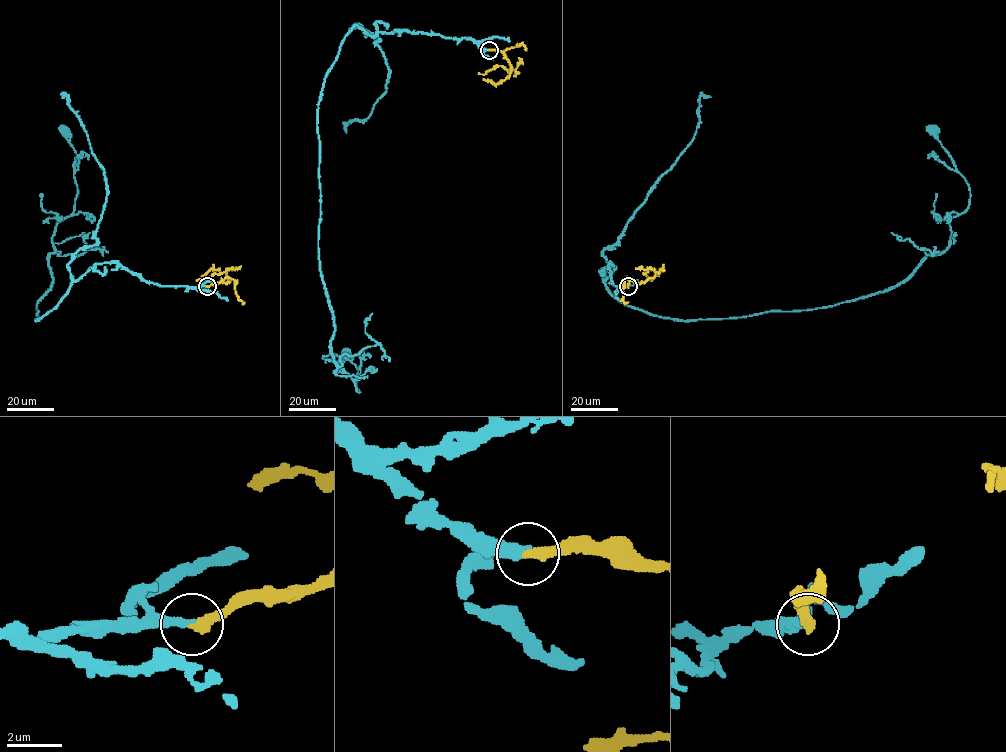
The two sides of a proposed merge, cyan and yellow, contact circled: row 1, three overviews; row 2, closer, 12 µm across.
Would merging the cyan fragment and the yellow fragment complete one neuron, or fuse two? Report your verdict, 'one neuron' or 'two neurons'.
one neuron

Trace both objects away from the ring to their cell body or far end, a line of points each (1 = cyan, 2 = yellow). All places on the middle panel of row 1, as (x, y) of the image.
1: (488, 50), (355, 25), (326, 75), (320, 275), (334, 371), (359, 391), (345, 356)
2: (488, 50), (502, 52), (510, 65), (510, 74), (508, 77), (508, 70), (501, 66), (478, 73)

